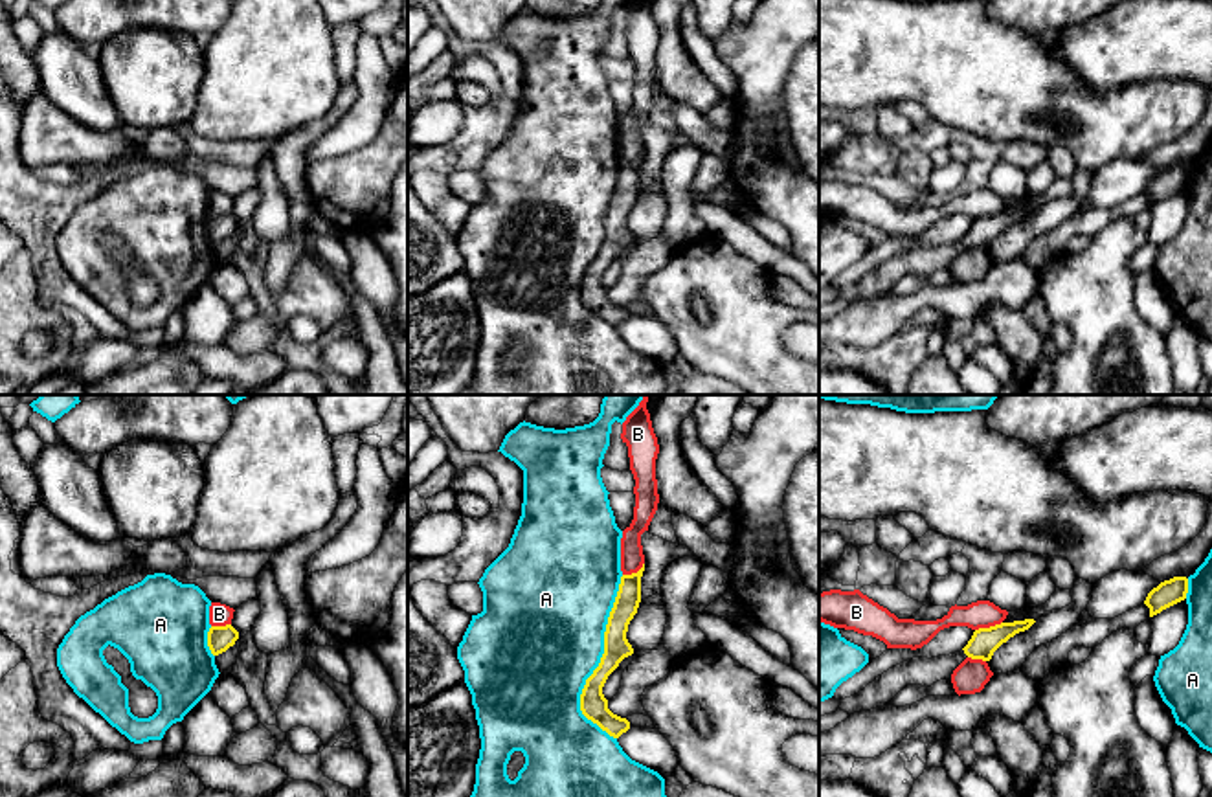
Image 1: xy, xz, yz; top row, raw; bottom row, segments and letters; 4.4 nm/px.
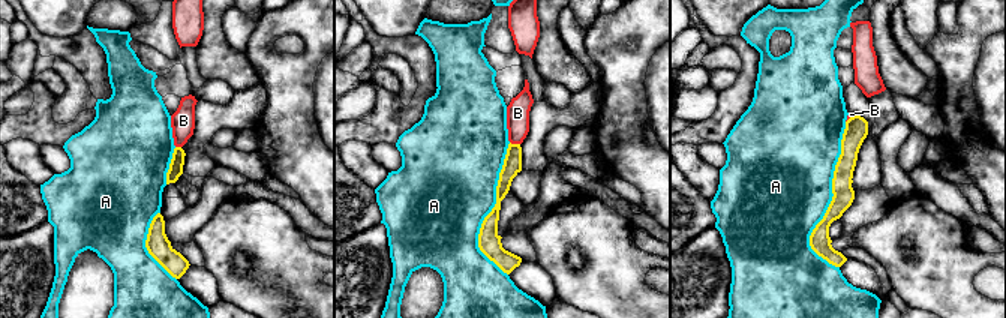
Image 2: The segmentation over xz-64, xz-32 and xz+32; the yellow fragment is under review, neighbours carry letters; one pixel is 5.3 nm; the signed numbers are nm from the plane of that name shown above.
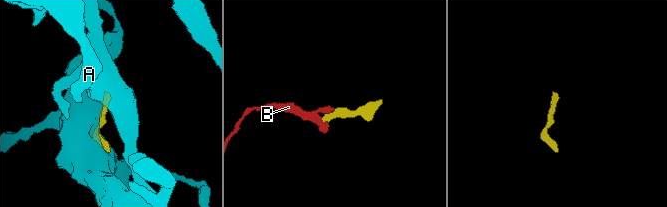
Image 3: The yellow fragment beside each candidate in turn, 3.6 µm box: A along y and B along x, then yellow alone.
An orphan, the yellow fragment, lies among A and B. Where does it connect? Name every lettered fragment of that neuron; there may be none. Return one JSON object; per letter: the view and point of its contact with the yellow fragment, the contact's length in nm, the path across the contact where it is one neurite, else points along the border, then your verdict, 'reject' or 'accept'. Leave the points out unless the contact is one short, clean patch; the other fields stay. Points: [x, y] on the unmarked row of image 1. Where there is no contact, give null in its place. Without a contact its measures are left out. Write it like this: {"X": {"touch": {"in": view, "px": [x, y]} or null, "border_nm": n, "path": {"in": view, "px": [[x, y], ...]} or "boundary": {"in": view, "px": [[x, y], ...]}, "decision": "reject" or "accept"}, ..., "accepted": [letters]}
{"A": {"touch": {"in": "xz", "px": [601, 248]}, "border_nm": 700, "decision": "reject"}, "B": {"touch": {"in": "yz", "px": [990, 215]}, "border_nm": 130, "boundary": {"in": "yz", "px": [[1001, 210], [976, 219]]}, "decision": "reject"}, "accepted": []}

